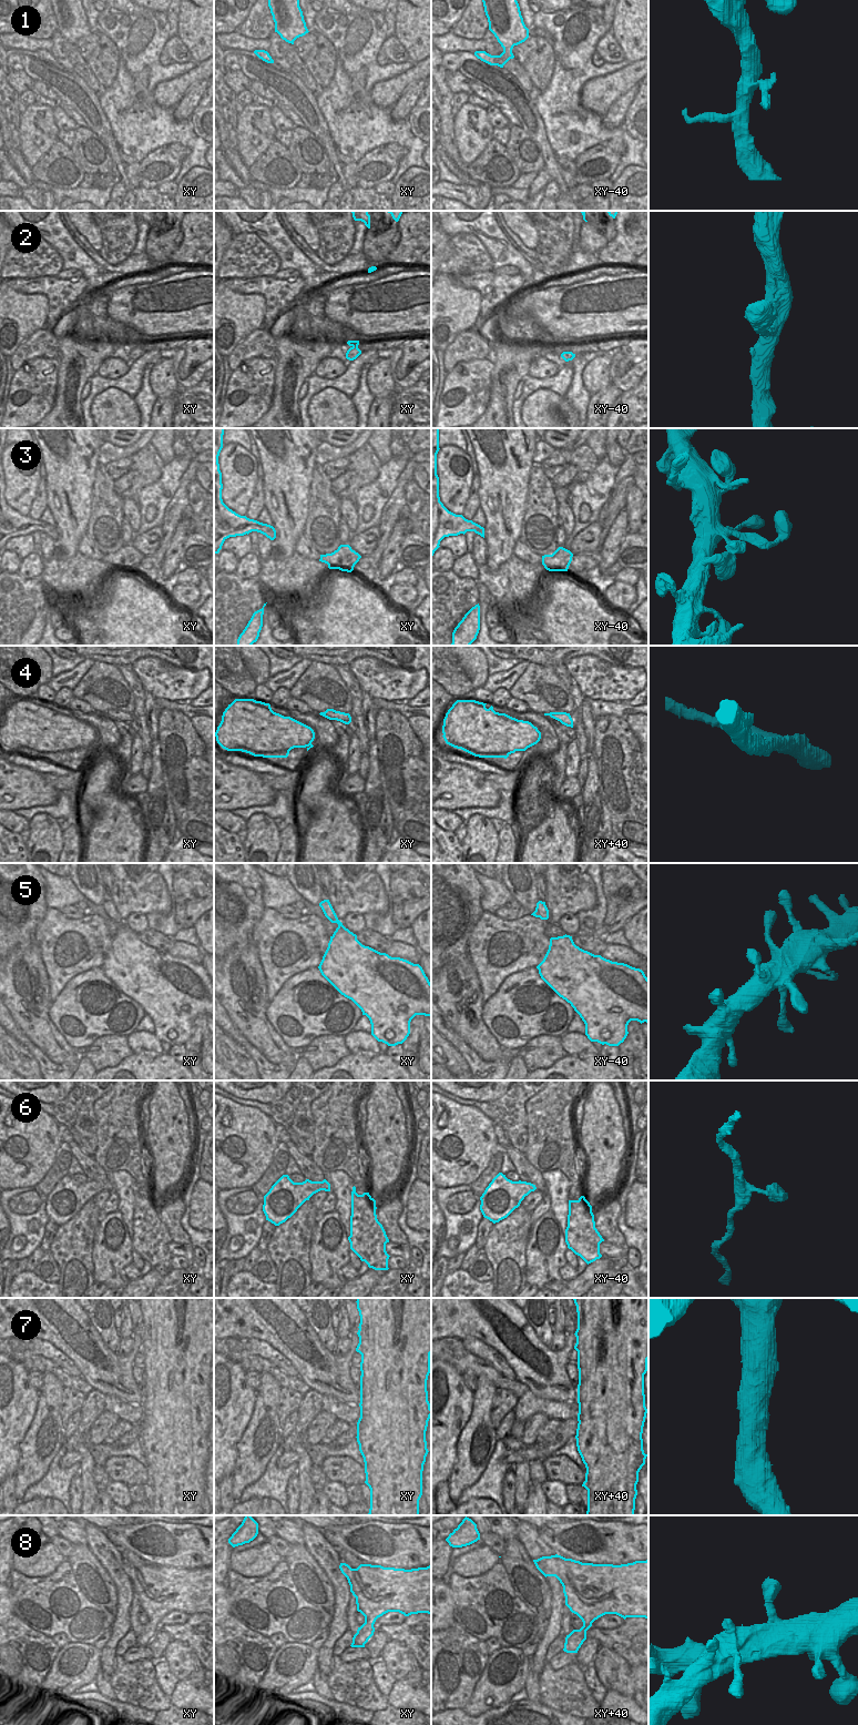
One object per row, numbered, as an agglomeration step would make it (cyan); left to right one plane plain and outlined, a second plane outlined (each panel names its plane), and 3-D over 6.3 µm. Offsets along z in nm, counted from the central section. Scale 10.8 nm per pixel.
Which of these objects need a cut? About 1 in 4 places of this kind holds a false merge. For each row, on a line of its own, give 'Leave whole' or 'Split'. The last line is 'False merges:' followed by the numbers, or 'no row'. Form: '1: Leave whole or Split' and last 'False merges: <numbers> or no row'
1: Leave whole
2: Leave whole
3: Leave whole
4: Leave whole
5: Leave whole
6: Leave whole
7: Split
8: Leave whole
False merges: 7

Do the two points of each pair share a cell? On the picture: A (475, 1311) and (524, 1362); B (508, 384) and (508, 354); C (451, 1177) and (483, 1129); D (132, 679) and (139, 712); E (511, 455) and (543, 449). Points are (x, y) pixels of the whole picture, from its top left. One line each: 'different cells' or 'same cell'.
A: same cell
B: same cell
C: same cell
D: same cell
E: different cells

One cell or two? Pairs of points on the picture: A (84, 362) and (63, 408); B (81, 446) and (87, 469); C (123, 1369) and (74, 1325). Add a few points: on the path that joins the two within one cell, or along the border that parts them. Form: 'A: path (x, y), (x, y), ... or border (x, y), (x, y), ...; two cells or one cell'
A: path (80, 373), (70, 384), (68, 397); one cell
B: path (81, 452), (81, 464); one cell
C: path (110, 1359), (98, 1347), (95, 1340), (88, 1338); one cell

